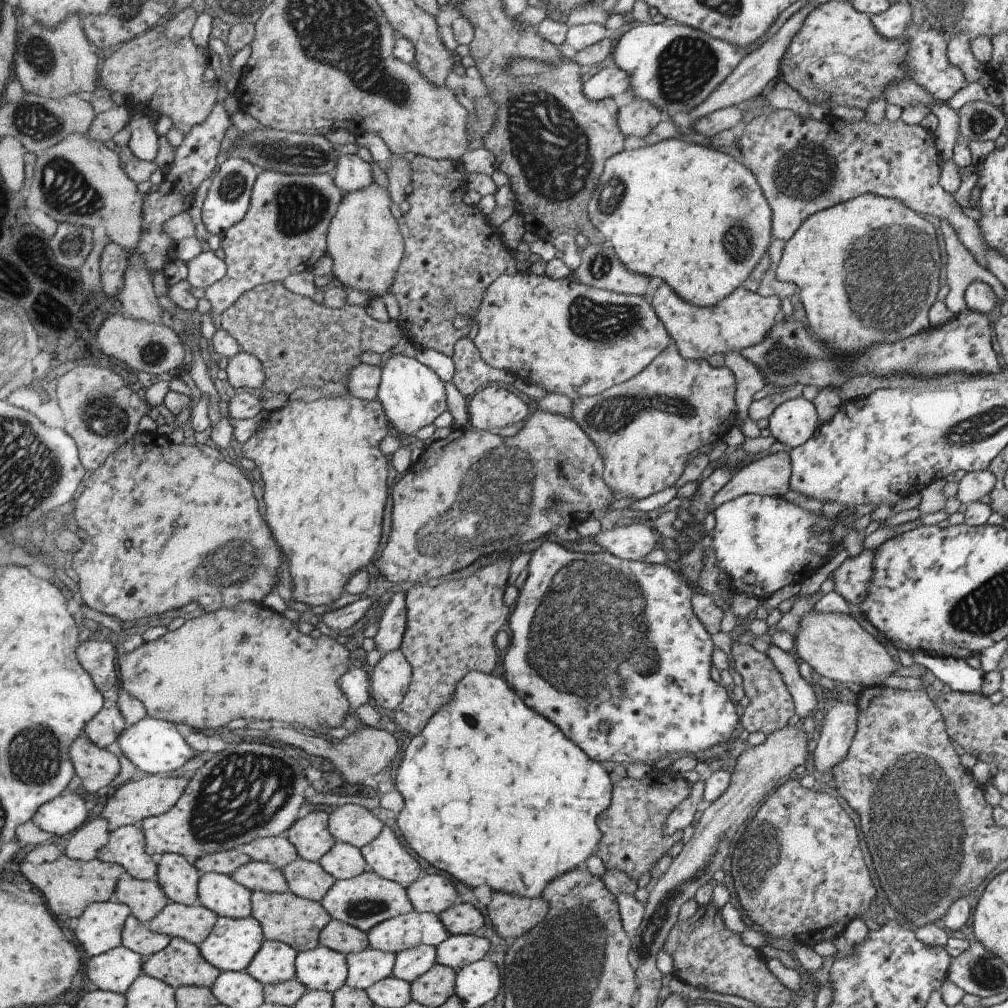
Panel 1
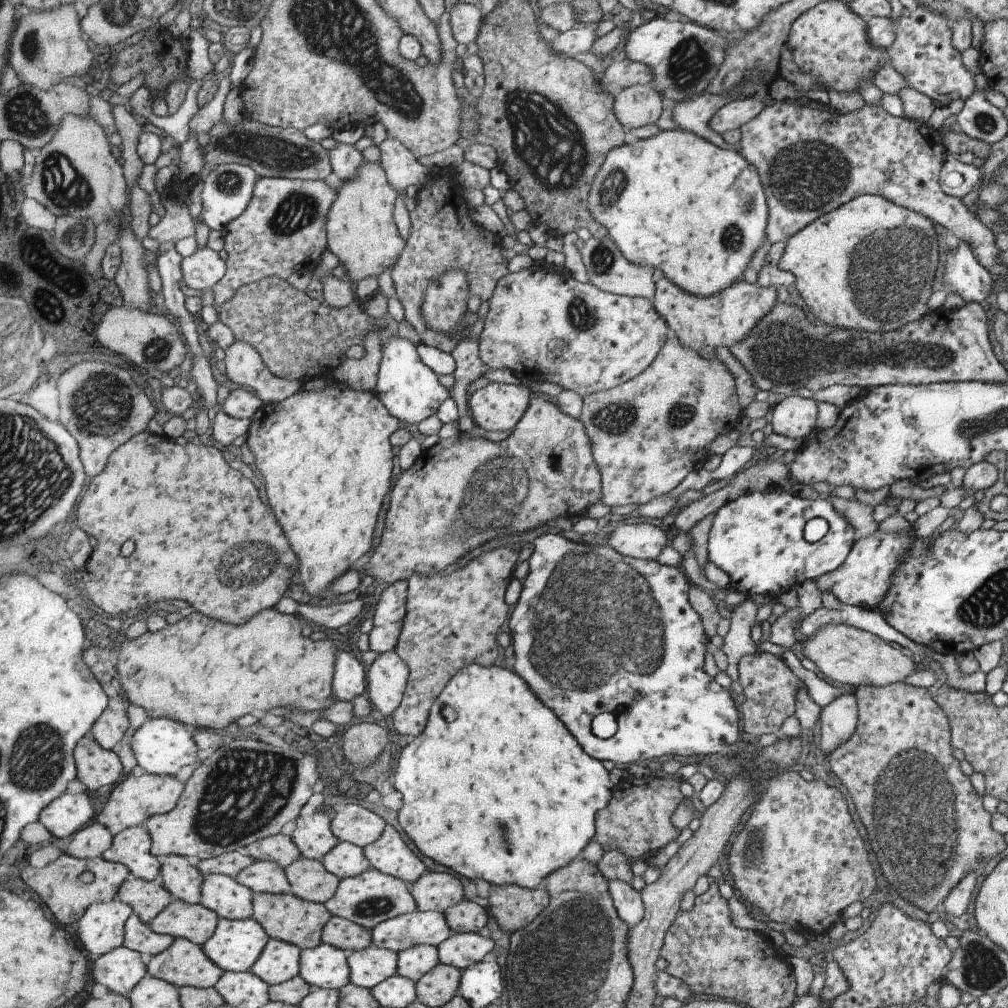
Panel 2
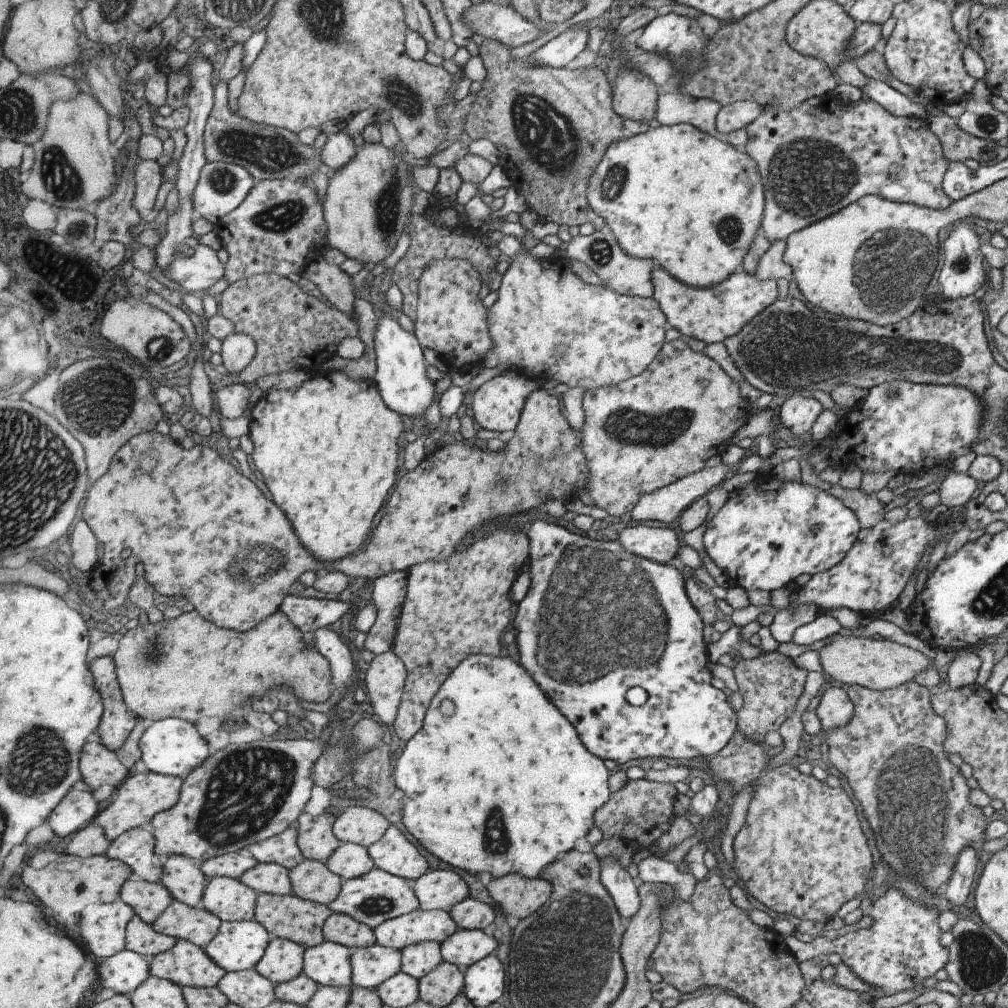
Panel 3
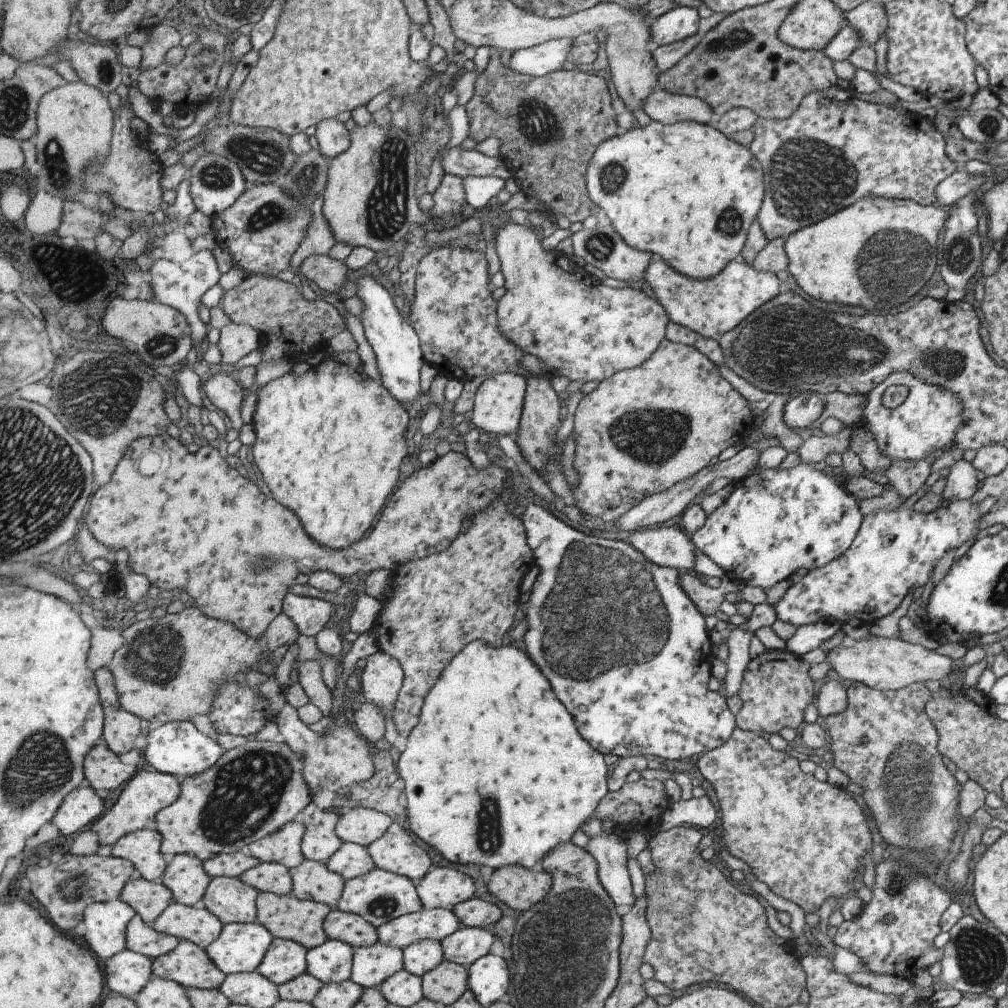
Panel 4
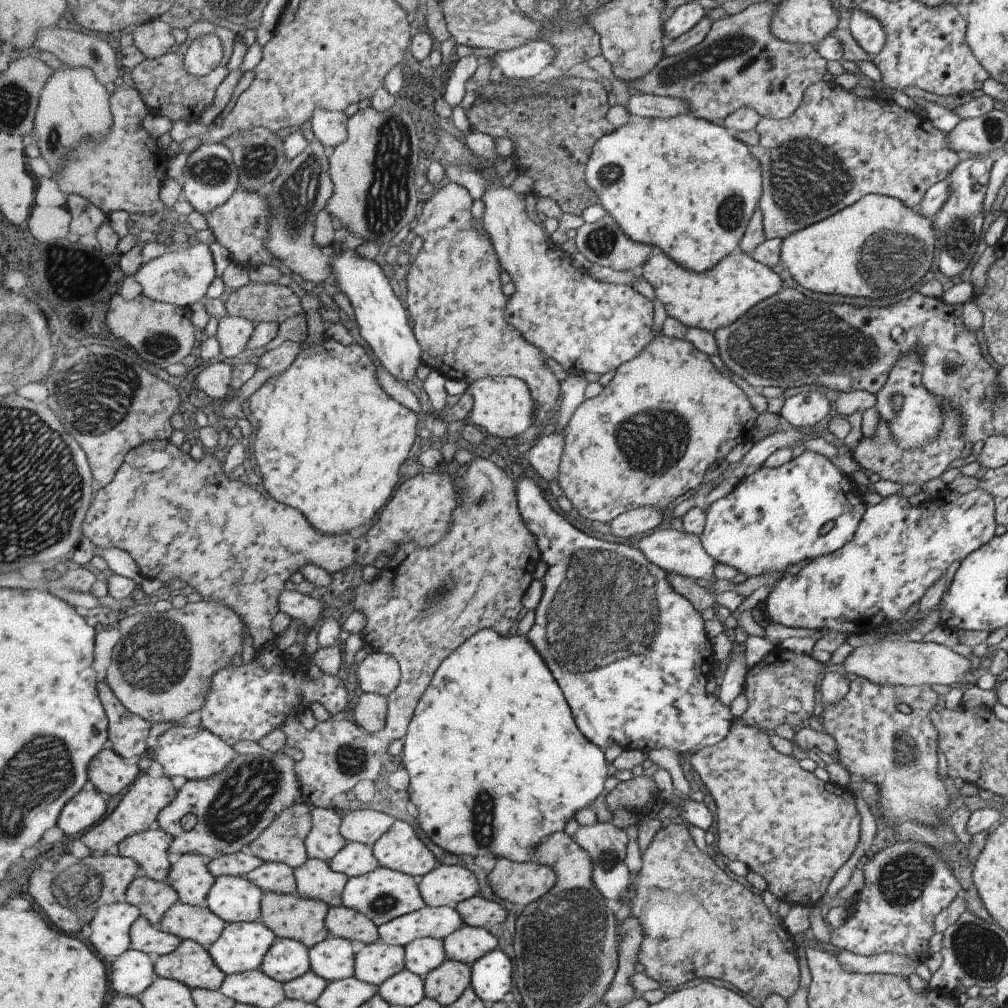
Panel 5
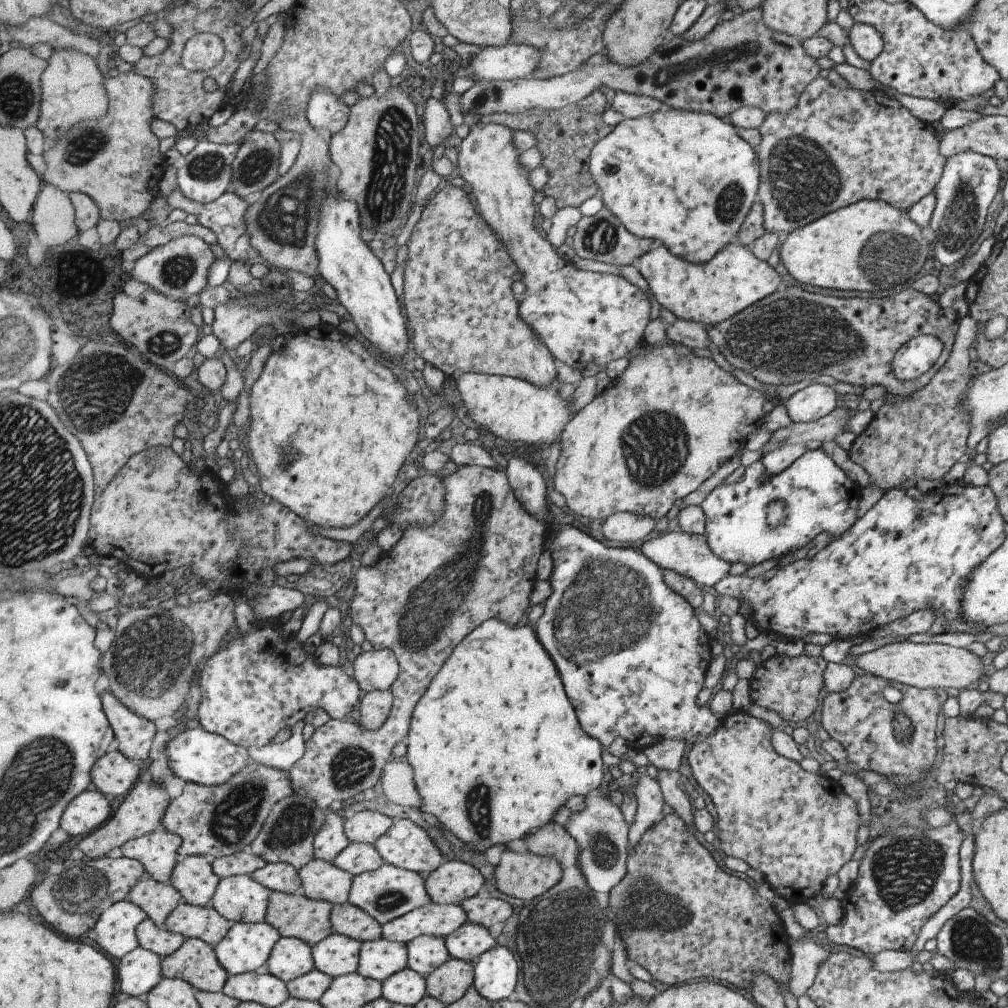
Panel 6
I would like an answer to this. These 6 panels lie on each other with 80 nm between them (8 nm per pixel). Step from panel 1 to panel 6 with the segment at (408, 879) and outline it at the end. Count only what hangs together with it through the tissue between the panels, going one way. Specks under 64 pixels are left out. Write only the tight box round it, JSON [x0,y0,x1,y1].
[374,819,443,878]

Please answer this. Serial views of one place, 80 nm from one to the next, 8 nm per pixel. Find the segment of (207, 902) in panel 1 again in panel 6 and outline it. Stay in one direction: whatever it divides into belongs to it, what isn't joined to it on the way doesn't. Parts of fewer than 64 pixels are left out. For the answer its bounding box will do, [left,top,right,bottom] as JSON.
[211,875,272,923]

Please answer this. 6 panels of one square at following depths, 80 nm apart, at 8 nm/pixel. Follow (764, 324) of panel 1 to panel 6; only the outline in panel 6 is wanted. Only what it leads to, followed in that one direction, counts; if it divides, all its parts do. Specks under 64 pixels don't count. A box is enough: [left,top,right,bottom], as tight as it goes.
[638,241,780,328]

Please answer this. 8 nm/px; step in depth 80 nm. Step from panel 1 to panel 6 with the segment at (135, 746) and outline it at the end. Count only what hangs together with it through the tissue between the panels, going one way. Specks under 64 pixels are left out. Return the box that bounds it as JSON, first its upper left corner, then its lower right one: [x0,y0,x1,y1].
[168,726,253,786]

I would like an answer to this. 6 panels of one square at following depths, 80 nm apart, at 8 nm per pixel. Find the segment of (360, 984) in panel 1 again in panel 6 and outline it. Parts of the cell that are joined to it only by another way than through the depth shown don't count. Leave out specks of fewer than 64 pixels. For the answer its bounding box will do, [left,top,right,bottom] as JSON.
[358,939,408,981]

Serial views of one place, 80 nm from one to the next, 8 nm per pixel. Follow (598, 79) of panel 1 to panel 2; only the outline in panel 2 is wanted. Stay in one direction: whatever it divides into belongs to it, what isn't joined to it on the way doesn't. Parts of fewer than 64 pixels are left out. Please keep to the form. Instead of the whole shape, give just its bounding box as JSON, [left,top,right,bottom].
[599,40,656,94]

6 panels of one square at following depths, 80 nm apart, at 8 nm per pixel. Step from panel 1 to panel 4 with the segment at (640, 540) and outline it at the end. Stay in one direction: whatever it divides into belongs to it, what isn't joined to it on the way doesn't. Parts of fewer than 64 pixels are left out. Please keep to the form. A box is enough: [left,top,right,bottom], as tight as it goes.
[627,525,695,572]

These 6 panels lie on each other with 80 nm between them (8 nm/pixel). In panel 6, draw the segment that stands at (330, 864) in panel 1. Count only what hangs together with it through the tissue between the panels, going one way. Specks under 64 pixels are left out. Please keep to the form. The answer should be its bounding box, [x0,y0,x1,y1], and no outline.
[333,842,385,877]

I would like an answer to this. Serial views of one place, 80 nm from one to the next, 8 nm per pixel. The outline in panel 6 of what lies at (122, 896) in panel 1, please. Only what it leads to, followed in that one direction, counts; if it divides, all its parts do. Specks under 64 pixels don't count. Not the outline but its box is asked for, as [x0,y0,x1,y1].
[129,876,185,927]

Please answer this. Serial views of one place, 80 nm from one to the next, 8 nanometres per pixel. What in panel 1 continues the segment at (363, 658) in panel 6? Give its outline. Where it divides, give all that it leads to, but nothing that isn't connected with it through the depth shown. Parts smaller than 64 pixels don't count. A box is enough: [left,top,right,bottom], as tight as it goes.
[372,649,413,713]

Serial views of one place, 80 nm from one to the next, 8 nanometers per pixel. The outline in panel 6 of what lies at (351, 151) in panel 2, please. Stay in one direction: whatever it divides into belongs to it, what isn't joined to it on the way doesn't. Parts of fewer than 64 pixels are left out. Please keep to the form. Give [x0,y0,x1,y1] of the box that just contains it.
[305,87,351,139]

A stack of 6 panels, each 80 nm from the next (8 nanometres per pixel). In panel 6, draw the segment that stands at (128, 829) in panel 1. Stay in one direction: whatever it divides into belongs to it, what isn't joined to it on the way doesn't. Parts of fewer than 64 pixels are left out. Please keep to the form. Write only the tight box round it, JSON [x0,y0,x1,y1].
[122,831,181,883]

